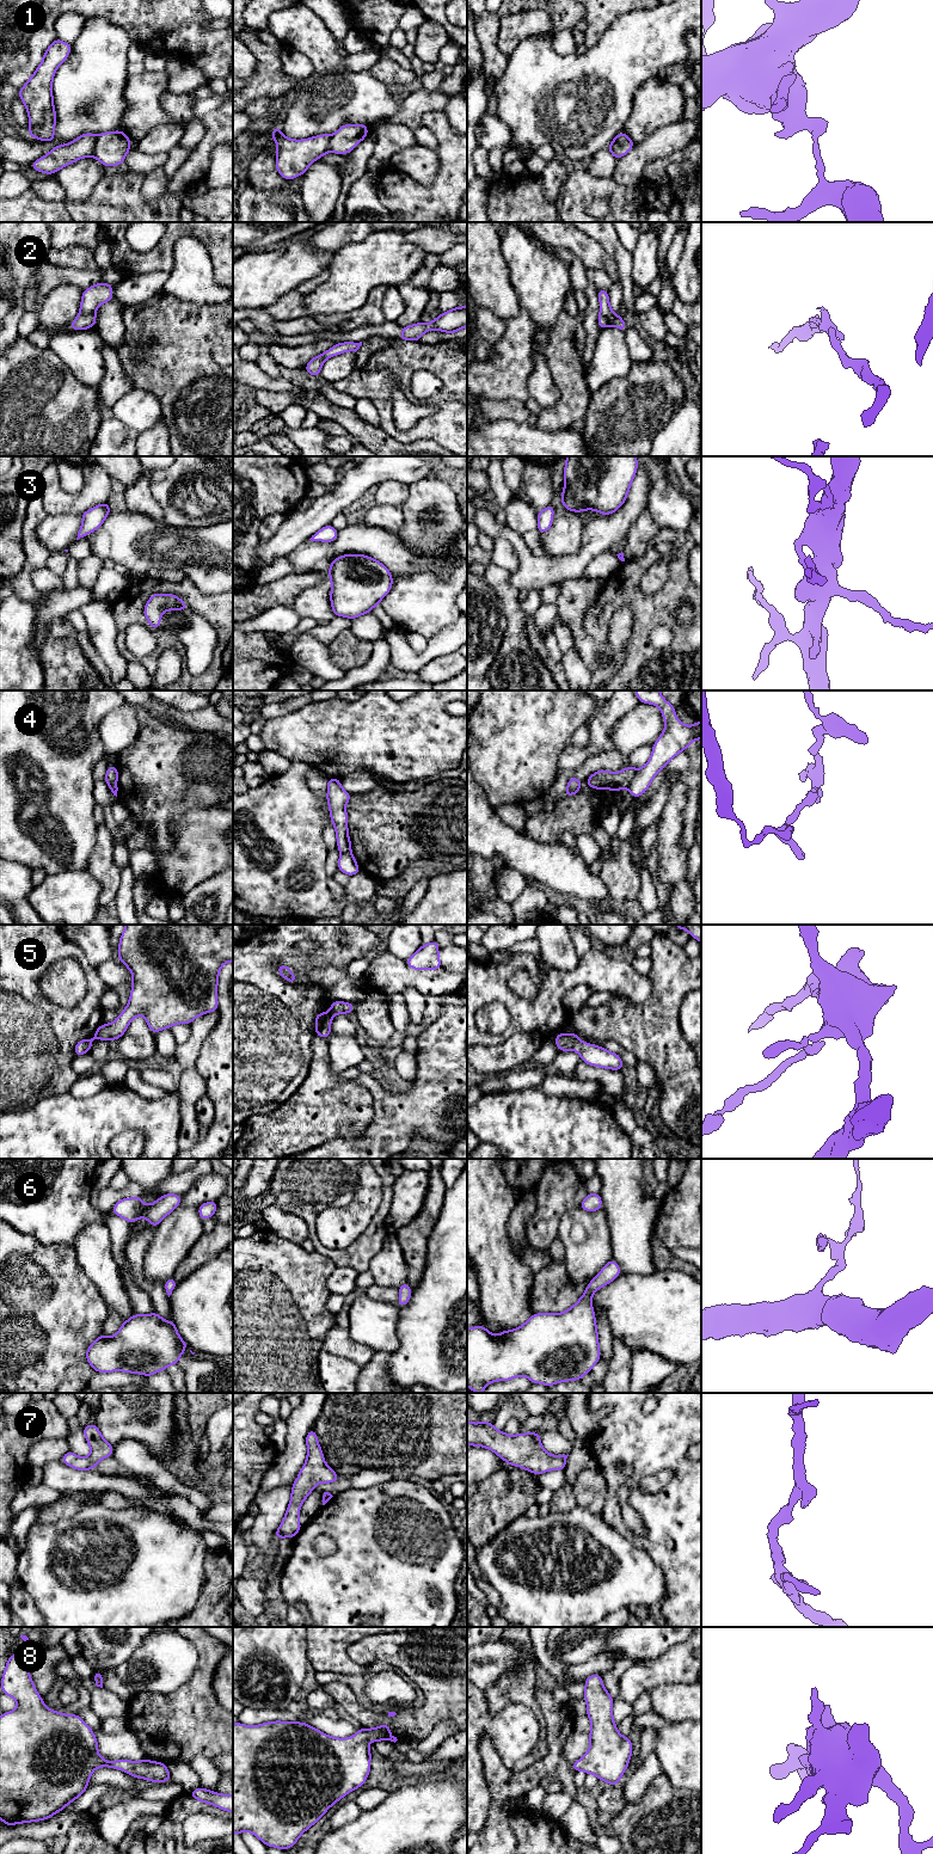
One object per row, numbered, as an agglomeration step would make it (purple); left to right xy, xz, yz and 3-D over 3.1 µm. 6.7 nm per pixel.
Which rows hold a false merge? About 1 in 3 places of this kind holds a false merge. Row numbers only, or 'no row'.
1, 4, 5

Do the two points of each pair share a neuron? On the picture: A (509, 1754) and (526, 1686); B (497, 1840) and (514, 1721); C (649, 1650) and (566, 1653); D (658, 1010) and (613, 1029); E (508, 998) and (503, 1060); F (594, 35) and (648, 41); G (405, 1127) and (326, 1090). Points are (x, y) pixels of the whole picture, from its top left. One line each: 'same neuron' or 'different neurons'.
A: different neurons
B: different neurons
C: same neuron
D: same neuron
E: different neurons
F: different neurons
G: different neurons

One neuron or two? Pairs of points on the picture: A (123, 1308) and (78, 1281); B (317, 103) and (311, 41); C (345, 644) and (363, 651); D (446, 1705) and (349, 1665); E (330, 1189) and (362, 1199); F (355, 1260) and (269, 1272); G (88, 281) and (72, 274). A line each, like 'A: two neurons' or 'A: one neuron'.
A: two neurons
B: one neuron
C: one neuron
D: two neurons
E: two neurons
F: two neurons
G: one neuron

